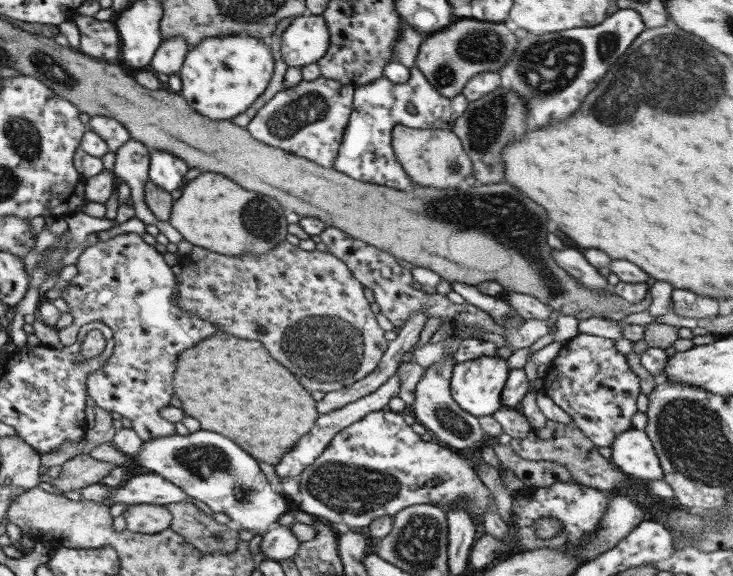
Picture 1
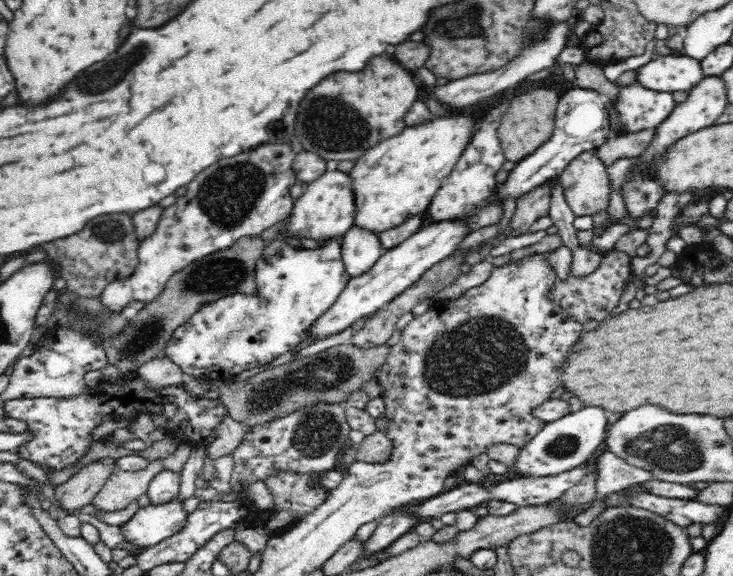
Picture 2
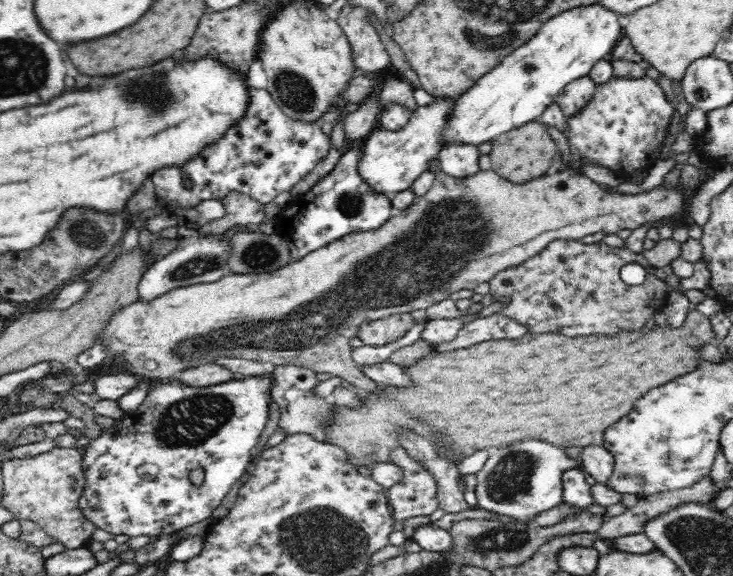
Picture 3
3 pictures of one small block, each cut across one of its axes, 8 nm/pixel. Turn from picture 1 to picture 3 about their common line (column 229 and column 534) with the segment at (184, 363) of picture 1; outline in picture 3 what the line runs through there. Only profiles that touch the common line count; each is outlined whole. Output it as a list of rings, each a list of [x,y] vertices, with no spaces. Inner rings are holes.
[[[692,307],[687,312],[685,322],[680,326],[680,330],[668,330],[668,328],[656,328],[652,332],[642,332],[642,334],[620,334],[616,338],[598,338],[598,336],[582,336],[582,338],[566,338],[561,334],[556,333],[544,333],[540,335],[526,333],[517,339],[500,339],[500,340],[487,340],[479,342],[478,344],[469,346],[468,348],[459,348],[451,351],[432,351],[430,354],[423,356],[420,360],[416,360],[415,363],[409,364],[408,366],[401,367],[404,374],[407,376],[409,385],[402,385],[397,387],[396,385],[380,385],[377,389],[363,392],[362,390],[356,390],[359,395],[361,403],[357,407],[342,406],[334,404],[333,411],[329,416],[329,421],[325,424],[323,430],[325,436],[325,442],[328,444],[334,444],[339,447],[346,454],[348,463],[356,469],[366,467],[369,470],[373,470],[378,464],[381,463],[394,463],[393,451],[396,451],[400,446],[400,434],[402,432],[411,432],[411,434],[417,434],[424,440],[431,442],[432,447],[436,449],[438,457],[444,459],[448,463],[458,464],[463,458],[473,456],[476,452],[489,451],[494,448],[506,448],[506,446],[512,446],[516,442],[524,442],[524,440],[542,440],[542,442],[548,442],[548,444],[554,444],[554,446],[562,446],[562,448],[568,448],[568,446],[578,446],[578,448],[587,448],[602,444],[602,434],[606,430],[606,426],[614,424],[616,420],[620,420],[634,404],[634,400],[638,400],[640,396],[644,396],[644,392],[648,392],[650,388],[656,388],[660,384],[666,384],[668,380],[674,380],[676,376],[684,374],[684,372],[690,372],[692,368],[696,368],[700,356],[692,350],[696,344],[702,344],[702,342],[714,341],[716,338],[712,332],[712,325],[710,324],[709,317],[700,313]]]

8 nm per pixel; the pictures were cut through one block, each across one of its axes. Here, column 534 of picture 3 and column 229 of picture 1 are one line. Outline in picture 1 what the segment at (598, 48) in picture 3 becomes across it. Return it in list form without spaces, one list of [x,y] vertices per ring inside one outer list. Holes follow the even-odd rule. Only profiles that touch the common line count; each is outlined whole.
[[[221,36],[221,38],[205,38],[195,48],[189,50],[178,70],[180,78],[180,91],[185,99],[185,104],[193,108],[199,116],[205,116],[209,120],[227,120],[243,113],[265,90],[271,74],[273,74],[273,58],[269,54],[269,48],[262,40],[255,40],[249,36]]]

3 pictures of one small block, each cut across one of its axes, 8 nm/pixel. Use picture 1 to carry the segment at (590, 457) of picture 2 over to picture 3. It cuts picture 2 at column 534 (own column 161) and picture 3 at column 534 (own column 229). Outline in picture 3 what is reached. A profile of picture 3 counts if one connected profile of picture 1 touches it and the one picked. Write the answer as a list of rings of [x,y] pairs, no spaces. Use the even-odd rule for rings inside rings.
[[[522,442],[514,444],[512,448],[490,449],[490,456],[484,464],[482,470],[476,472],[476,497],[478,502],[476,508],[506,516],[514,523],[528,525],[534,521],[542,512],[554,508],[560,502],[563,502],[562,474],[568,468],[577,468],[574,460],[567,458],[560,448],[546,444],[546,442]]]

